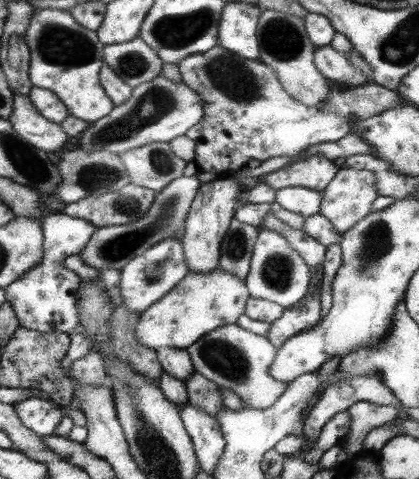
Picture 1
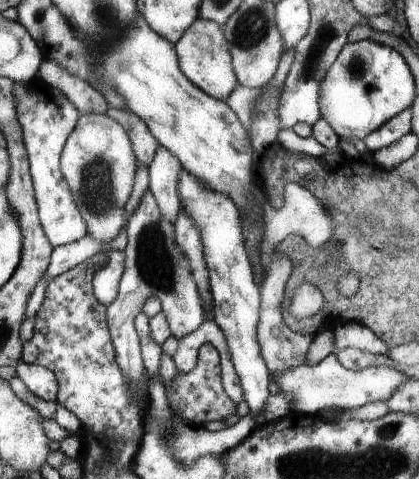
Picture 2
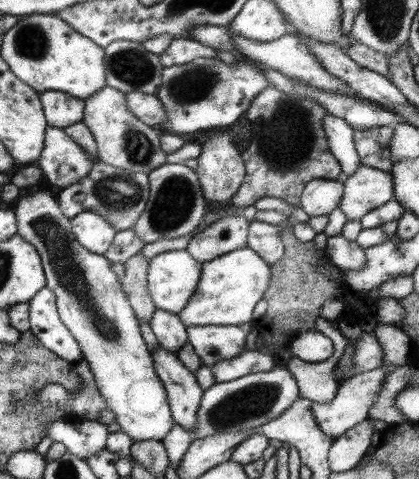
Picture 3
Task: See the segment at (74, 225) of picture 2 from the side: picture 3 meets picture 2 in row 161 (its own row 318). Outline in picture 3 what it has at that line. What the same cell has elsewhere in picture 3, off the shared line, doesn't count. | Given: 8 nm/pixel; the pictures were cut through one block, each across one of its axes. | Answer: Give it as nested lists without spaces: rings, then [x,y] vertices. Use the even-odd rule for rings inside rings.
[[[45,288],[37,292],[31,298],[31,302],[27,302],[27,306],[29,306],[29,334],[37,336],[37,340],[41,340],[41,344],[49,352],[61,356],[65,362],[75,364],[77,360],[81,360],[77,342],[71,338],[69,330],[59,318],[55,294]]]

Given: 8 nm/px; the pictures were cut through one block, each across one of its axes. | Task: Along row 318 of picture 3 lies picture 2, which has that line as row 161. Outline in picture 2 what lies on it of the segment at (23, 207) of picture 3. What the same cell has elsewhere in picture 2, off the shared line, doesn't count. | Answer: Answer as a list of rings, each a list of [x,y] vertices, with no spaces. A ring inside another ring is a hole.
[[[105,114],[79,116],[61,154],[61,172],[73,192],[73,202],[85,220],[85,236],[109,244],[127,226],[125,204],[135,186],[137,166],[139,162],[131,138],[119,122]]]

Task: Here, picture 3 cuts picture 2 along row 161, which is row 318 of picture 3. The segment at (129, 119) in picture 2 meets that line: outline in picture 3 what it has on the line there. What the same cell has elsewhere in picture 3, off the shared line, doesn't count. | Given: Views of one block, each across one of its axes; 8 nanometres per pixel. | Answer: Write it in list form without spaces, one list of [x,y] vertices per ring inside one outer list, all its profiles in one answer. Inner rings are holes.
[[[133,256],[123,264],[111,264],[111,268],[121,278],[121,288],[127,294],[139,324],[149,324],[157,310],[149,294],[149,262],[141,256]]]

